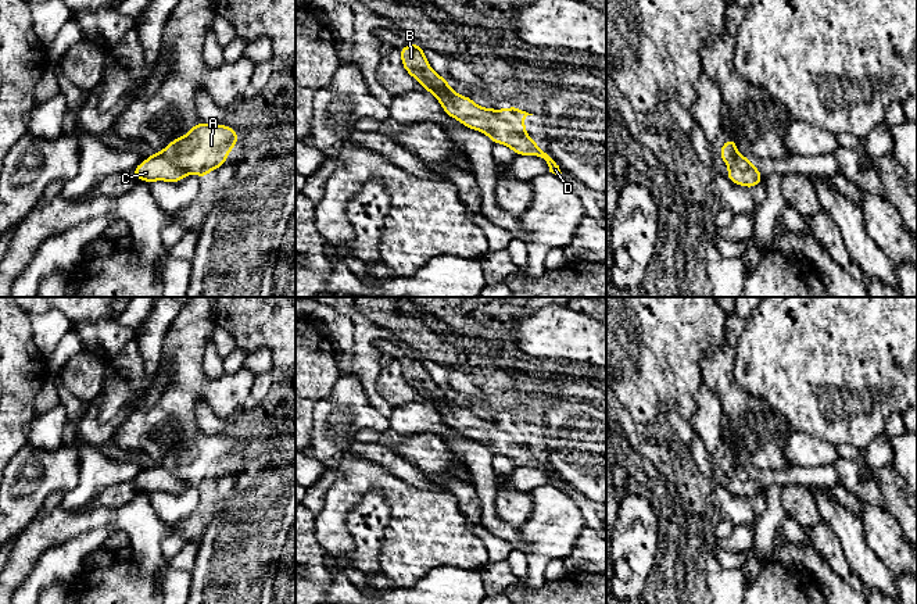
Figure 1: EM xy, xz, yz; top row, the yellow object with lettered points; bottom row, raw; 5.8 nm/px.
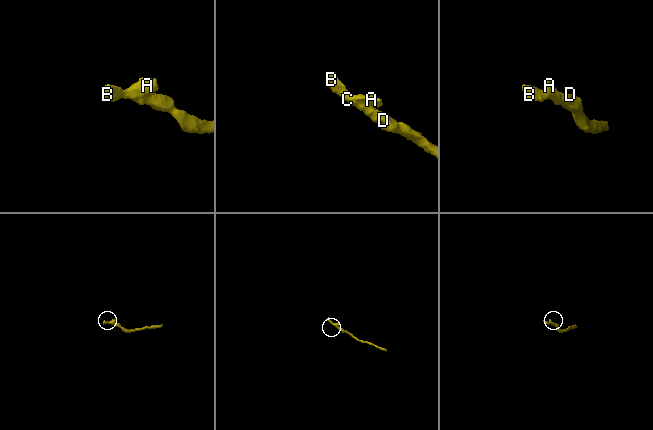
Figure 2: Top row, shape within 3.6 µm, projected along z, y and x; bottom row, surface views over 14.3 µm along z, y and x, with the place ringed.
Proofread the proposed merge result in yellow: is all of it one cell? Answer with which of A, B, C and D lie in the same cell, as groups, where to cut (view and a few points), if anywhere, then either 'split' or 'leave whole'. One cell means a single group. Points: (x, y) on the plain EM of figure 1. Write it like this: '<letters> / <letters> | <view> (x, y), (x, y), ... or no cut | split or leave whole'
A B C D | no cut | leave whole

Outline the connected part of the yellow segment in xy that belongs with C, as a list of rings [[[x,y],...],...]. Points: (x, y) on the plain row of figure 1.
[[[203,433],[197,435],[190,440],[190,443],[178,448],[168,455],[164,462],[157,462],[150,467],[143,475],[139,475],[132,485],[146,493],[154,492],[168,492],[168,493],[179,493],[189,483],[196,485],[207,490],[207,482],[214,482],[215,479],[225,476],[226,465],[236,458],[237,443],[229,437],[223,437],[222,435],[216,436],[205,436]]]

